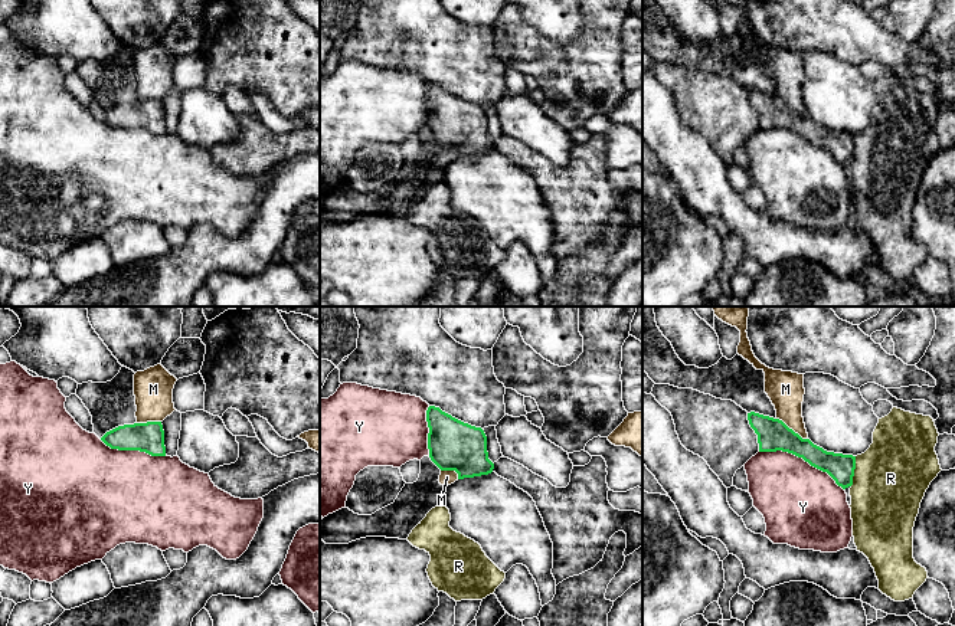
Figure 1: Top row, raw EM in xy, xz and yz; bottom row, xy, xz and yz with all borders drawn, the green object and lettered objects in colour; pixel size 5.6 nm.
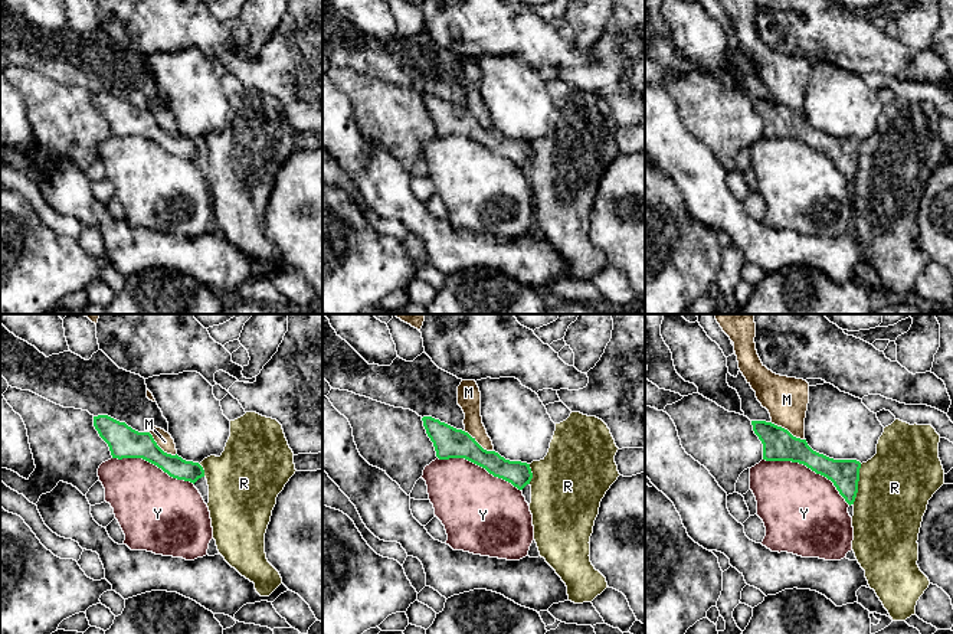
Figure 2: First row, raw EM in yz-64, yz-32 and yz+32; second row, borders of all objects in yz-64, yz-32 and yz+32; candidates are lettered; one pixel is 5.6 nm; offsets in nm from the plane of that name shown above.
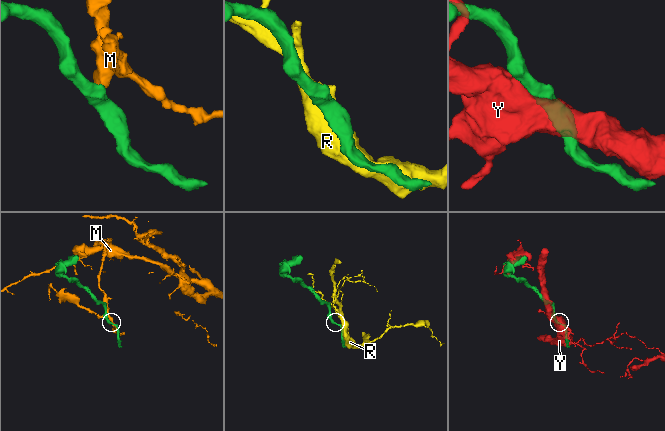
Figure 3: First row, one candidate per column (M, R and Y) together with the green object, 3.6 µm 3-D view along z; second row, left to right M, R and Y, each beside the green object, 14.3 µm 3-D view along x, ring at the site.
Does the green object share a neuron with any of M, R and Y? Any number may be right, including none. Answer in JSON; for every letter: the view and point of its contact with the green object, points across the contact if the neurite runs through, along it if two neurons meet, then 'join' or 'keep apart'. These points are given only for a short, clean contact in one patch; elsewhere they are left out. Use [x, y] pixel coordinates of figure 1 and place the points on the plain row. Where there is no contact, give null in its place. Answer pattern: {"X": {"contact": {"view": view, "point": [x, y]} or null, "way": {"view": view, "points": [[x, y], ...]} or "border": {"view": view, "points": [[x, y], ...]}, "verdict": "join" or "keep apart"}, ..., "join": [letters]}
{"M": {"contact": {"view": "yz", "point": [791, 107]}, "border": {"view": "yz", "points": [[777, 95], [807, 117]]}, "verdict": "keep apart"}, "R": {"contact": {"view": "yz", "point": [853, 148]}, "verdict": "keep apart"}, "Y": {"contact": {"view": "yz", "point": [801, 134]}, "verdict": "keep apart"}, "join": []}

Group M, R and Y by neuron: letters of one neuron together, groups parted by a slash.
M / R / Y

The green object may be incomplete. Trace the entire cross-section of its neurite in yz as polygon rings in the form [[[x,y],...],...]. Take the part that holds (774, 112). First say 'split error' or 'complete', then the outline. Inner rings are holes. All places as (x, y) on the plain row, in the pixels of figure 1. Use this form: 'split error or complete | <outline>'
complete | [[[750,89],[748,98],[758,112],[759,130],[792,131],[811,144],[827,150],[843,167],[853,163],[856,134],[827,130],[810,117],[802,117],[779,96]]]

